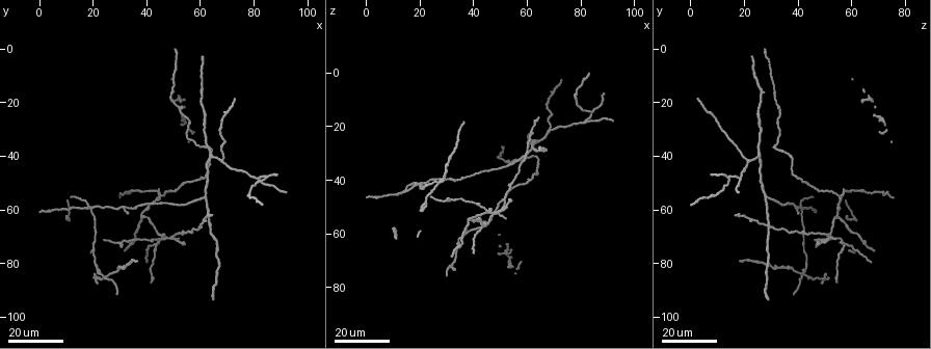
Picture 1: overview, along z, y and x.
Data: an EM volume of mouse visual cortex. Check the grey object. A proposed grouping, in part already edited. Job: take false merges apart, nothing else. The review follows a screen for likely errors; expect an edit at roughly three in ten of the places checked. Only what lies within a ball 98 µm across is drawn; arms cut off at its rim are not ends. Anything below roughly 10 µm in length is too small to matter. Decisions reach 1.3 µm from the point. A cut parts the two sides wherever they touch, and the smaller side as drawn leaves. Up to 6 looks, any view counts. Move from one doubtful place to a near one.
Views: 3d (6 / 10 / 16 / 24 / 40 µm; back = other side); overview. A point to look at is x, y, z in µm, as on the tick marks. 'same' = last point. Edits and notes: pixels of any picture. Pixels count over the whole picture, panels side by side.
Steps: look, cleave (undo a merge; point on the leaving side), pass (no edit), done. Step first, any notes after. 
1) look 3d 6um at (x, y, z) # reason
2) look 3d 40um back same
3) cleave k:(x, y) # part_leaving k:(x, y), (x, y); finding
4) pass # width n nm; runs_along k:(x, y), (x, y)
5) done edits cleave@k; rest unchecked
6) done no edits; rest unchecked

look 3d 16um at (45, 54, 57) # arms part here

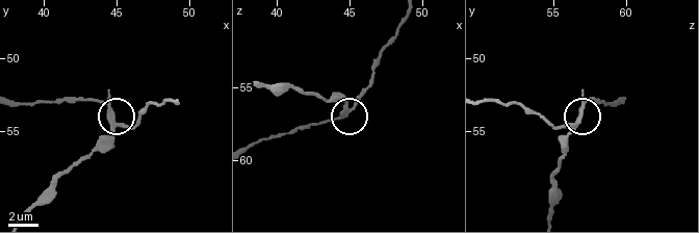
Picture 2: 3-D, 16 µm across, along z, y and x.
look 3d 10um at (44.8, 54.6, 56.6)

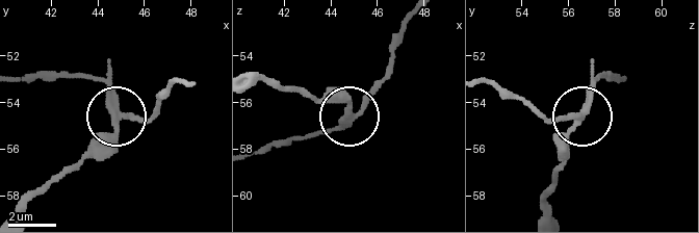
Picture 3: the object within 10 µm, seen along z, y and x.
cleave 3:(118, 131) # width 240 nm; a second neuron is stuck on

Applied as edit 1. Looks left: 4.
look overview

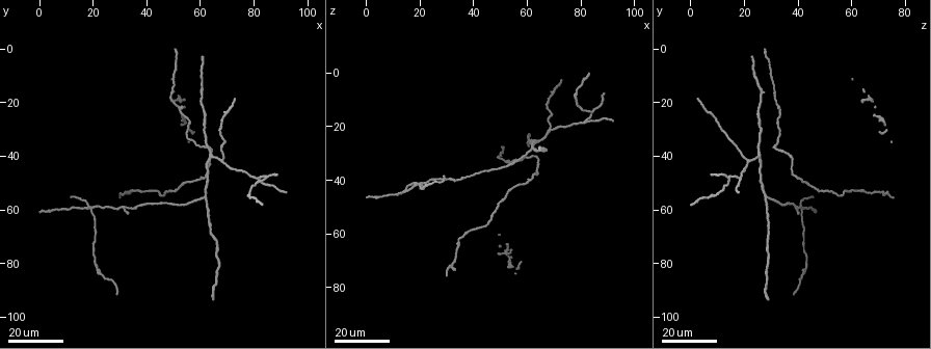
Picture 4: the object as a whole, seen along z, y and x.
look 3d 16um at (19, 59, 42) # looks like a crossing

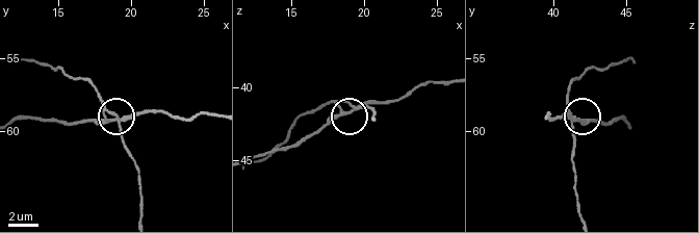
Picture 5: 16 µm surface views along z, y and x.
look 3d 10um at (19.2, 59.4, 41.4)

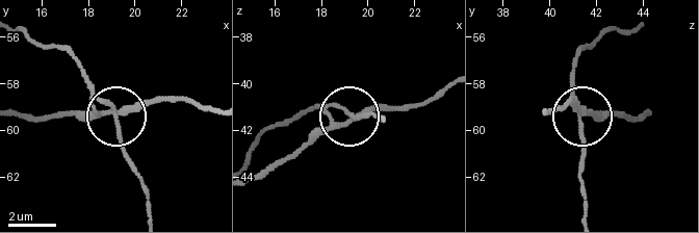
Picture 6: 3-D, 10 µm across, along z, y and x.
look 3d 6um at (19.2, 59.6, 41.4) # closer look

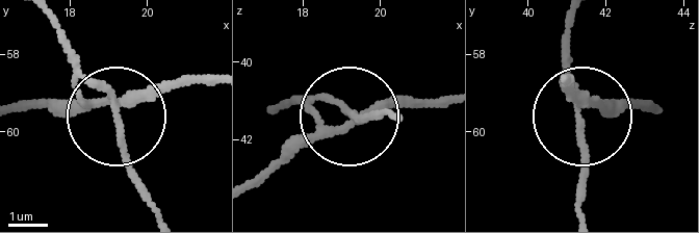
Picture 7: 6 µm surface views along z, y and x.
cleave 7:(69, 46) # arms 4; part_leaving 7:(86, 98), (112, 108), (129, 178), (149, 207); two neurons meet here

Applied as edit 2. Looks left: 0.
done edits cleave@3, cleave@7; rest unchecked

